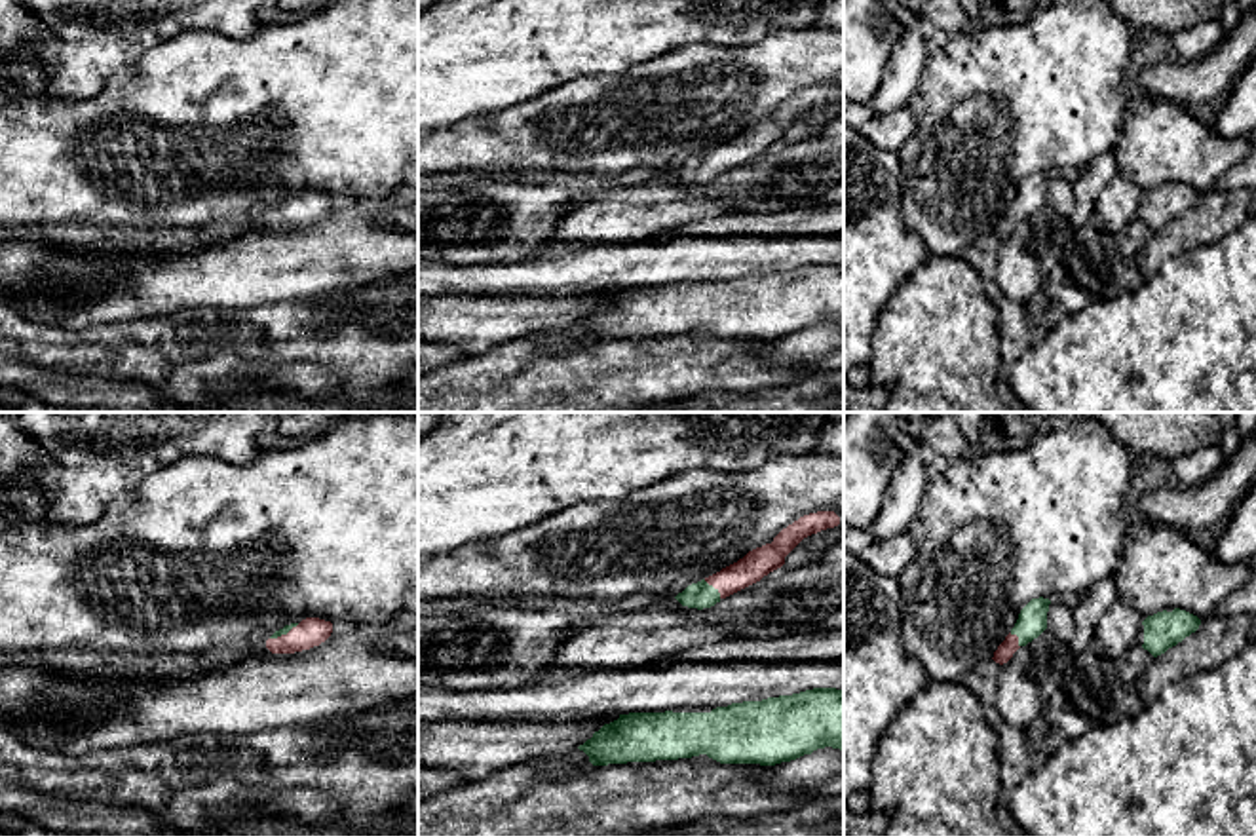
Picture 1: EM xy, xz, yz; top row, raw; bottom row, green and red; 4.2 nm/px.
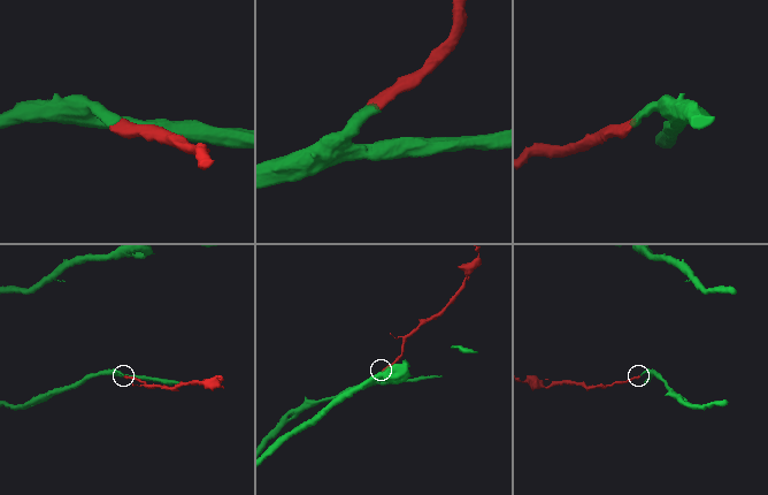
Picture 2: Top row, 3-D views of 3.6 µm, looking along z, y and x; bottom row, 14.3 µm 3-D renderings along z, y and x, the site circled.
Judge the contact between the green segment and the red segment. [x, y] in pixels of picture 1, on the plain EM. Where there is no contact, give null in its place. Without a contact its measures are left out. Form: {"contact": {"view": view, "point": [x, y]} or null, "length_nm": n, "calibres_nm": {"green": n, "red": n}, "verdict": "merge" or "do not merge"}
{"contact": {"view": "xz", "point": [713, 162]}, "length_nm": 110, "calibres_nm": {"green": 120, "red": 120}, "verdict": "merge"}

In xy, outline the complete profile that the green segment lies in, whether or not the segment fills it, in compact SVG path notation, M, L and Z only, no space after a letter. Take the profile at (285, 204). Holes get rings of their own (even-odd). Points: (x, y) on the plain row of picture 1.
M306 192L300 198L285 200L276 205L266 222L272 228L295 228L325 217L333 207L333 198L319 192Z

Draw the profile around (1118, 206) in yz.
M1119 175L1100 192L1089 224L1104 234L1119 236L1138 218L1142 196L1136 184Z

